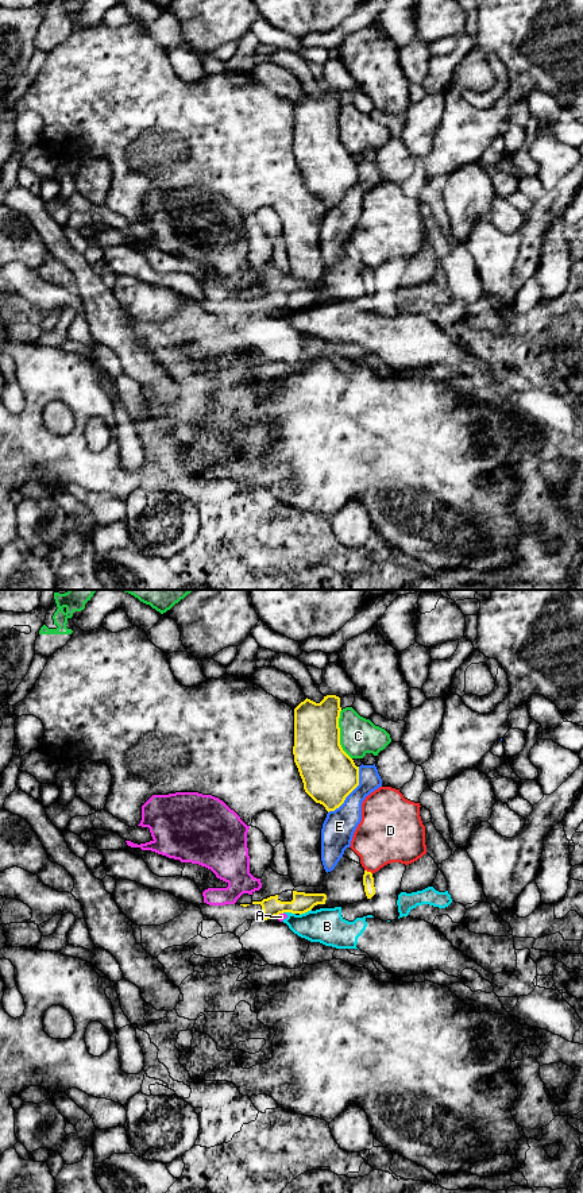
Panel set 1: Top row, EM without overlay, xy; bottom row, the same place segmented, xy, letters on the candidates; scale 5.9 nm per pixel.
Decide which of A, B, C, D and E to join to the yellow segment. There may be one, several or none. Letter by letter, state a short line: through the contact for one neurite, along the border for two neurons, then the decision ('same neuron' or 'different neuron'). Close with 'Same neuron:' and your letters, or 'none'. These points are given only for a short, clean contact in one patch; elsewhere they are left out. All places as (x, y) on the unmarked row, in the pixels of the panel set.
A: line xy (282, 308), (277, 312); different neuron
B: line xy (282, 308), (294, 309); different neuron
C: different neuron
D: different neuron
E: different neuron
Same neuron: none

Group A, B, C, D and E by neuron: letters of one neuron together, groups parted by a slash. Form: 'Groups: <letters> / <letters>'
Groups: A B / C / D / E

